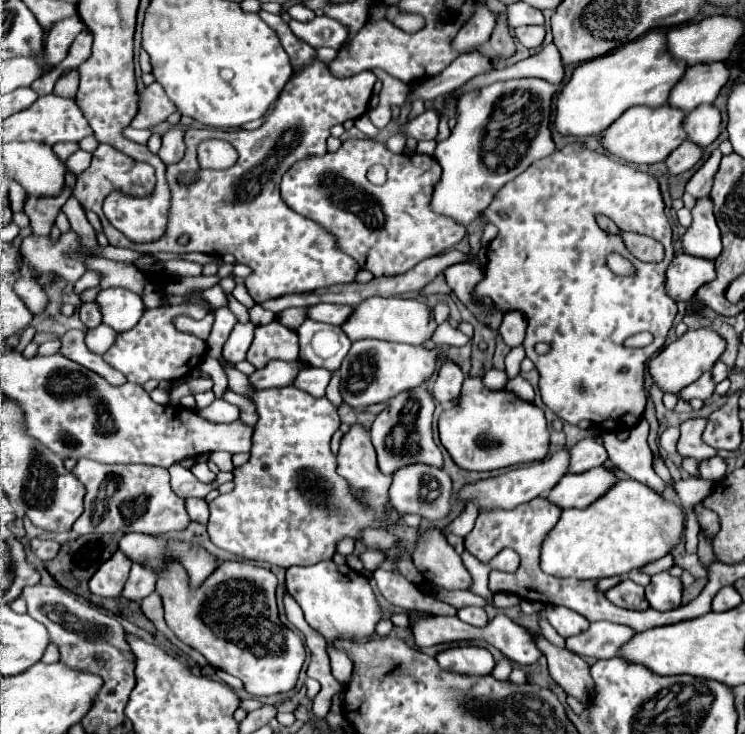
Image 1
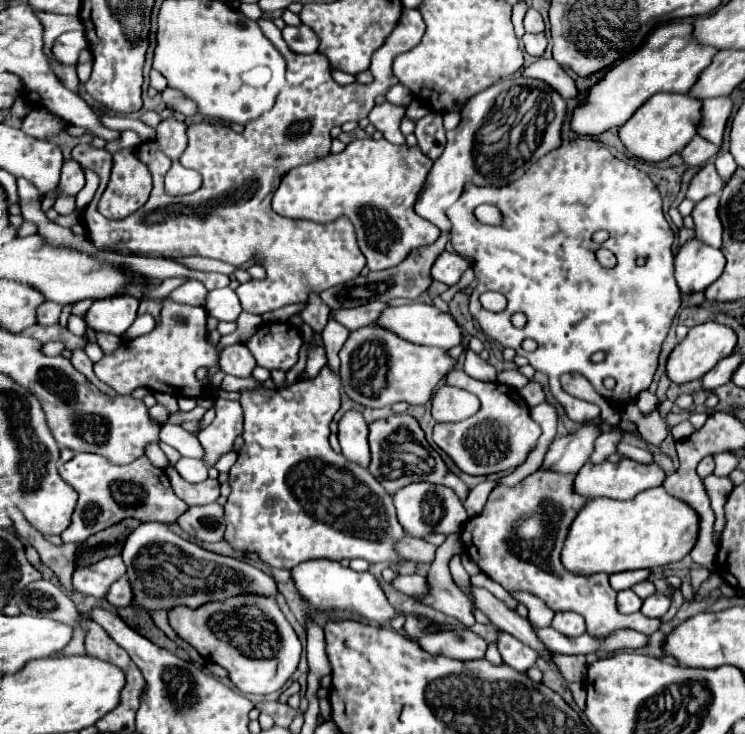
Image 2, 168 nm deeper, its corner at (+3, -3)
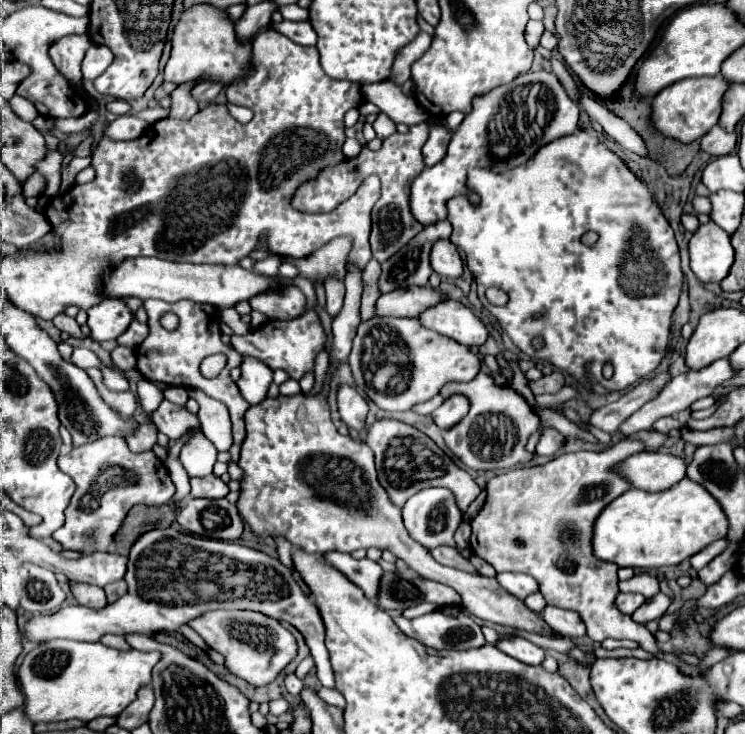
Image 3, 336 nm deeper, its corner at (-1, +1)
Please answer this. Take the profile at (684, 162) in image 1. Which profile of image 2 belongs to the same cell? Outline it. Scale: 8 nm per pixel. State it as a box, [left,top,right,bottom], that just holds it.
[680,136,720,166]

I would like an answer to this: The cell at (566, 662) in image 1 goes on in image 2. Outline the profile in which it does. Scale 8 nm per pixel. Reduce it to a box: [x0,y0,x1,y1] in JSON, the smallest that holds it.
[472,586,548,660]

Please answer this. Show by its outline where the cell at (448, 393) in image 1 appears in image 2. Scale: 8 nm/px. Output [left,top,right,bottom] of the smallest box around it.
[432,386,480,422]

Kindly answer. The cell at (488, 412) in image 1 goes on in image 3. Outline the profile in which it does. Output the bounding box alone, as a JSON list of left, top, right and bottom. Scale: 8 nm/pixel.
[440,372,540,470]

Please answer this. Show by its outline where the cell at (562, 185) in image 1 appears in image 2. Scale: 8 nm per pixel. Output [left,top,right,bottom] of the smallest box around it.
[446,138,682,424]

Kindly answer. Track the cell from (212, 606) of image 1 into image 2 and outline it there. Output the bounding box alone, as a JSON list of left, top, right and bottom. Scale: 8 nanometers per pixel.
[168,596,300,694]

